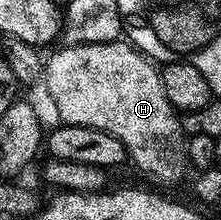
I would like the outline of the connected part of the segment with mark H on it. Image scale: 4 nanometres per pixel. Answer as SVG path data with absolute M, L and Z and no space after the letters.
M123 40L113 42L102 42L101 44L85 44L84 46L63 46L59 48L52 58L48 57L45 62L45 87L51 93L51 98L55 101L55 110L59 113L58 121L68 126L84 126L85 128L101 128L121 140L127 149L127 157L130 165L135 165L147 178L152 178L155 182L160 182L163 186L171 186L174 182L179 182L183 178L183 173L189 170L187 161L187 139L188 135L183 129L183 119L177 113L175 106L169 104L169 96L165 96L165 88L159 79L160 71L144 55L140 54L134 46Z

